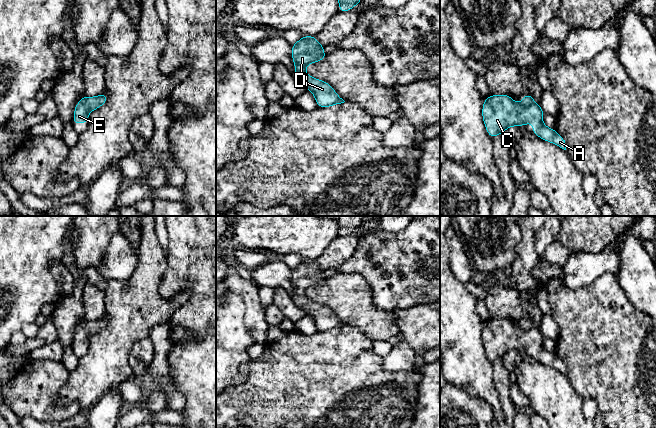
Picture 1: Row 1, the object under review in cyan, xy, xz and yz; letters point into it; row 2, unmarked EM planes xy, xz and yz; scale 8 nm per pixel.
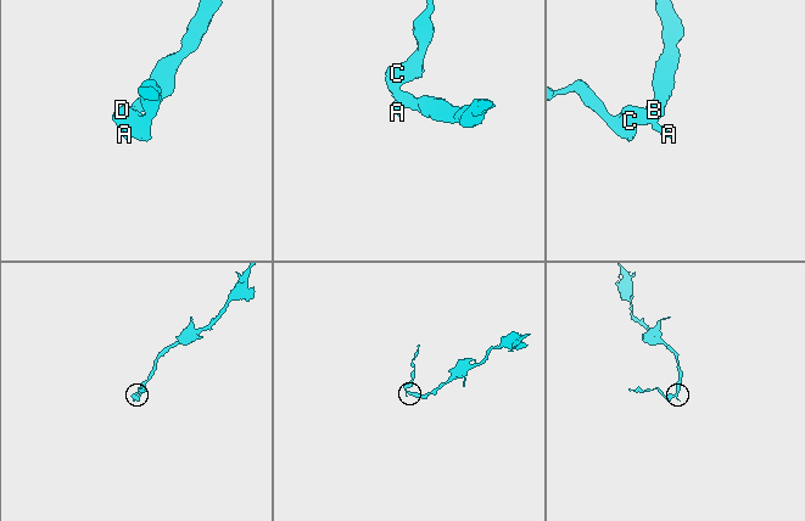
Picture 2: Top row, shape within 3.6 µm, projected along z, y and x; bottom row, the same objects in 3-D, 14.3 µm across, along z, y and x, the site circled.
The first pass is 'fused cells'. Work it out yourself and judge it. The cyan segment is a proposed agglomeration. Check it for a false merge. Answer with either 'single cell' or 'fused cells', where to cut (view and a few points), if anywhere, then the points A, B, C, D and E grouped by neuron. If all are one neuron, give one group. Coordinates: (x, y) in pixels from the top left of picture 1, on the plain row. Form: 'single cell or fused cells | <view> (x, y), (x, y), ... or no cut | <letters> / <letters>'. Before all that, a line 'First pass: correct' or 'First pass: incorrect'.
First pass: incorrect
single cell | no cut | A B C D E

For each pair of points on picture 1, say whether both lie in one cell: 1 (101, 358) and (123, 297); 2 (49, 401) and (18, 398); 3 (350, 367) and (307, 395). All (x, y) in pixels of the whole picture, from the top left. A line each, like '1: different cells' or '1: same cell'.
1: same cell
2: same cell
3: same cell

